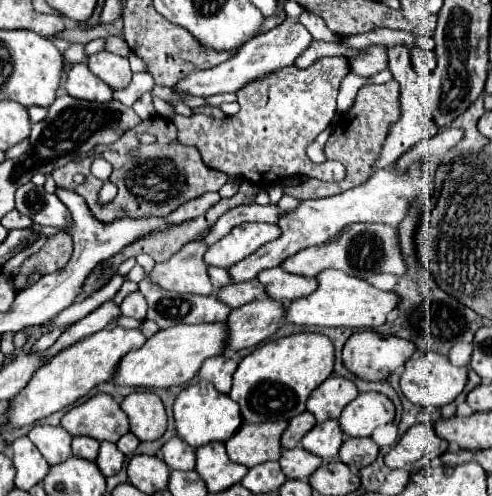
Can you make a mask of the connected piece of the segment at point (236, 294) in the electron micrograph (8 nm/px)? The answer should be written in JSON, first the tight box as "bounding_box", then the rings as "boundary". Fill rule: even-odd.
{"bounding_box":[216,280,264,308],"boundary":[[[258,280],[228,284],[228,286],[222,286],[216,294],[216,298],[230,308],[238,308],[238,306],[248,304],[254,298],[262,298],[262,296],[264,296],[264,286]]]}

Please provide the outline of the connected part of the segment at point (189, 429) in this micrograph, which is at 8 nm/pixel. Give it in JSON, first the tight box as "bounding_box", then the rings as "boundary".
{"bounding_box":[174,382,242,448],"boundary":[[[198,382],[192,386],[186,386],[174,400],[174,422],[178,436],[192,448],[204,446],[208,442],[220,440],[226,442],[236,434],[236,430],[242,424],[242,416],[238,410],[238,404],[228,396],[220,394],[212,384]]]}

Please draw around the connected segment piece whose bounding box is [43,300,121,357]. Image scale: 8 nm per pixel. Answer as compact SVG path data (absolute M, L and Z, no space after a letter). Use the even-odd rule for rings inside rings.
M113 300L102 304L95 311L70 325L58 340L43 352L45 357L57 354L62 348L77 342L78 340L94 334L112 325L115 318L121 315L120 309Z

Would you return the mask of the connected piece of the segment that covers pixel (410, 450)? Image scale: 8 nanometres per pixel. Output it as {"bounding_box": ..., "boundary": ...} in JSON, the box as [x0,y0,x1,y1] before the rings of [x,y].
{"bounding_box":[384,424,448,474],"boundary":[[[432,424],[412,426],[396,446],[386,454],[384,462],[388,468],[400,468],[410,474],[422,470],[430,464],[432,458],[438,458],[446,452],[448,442],[438,438]]]}

